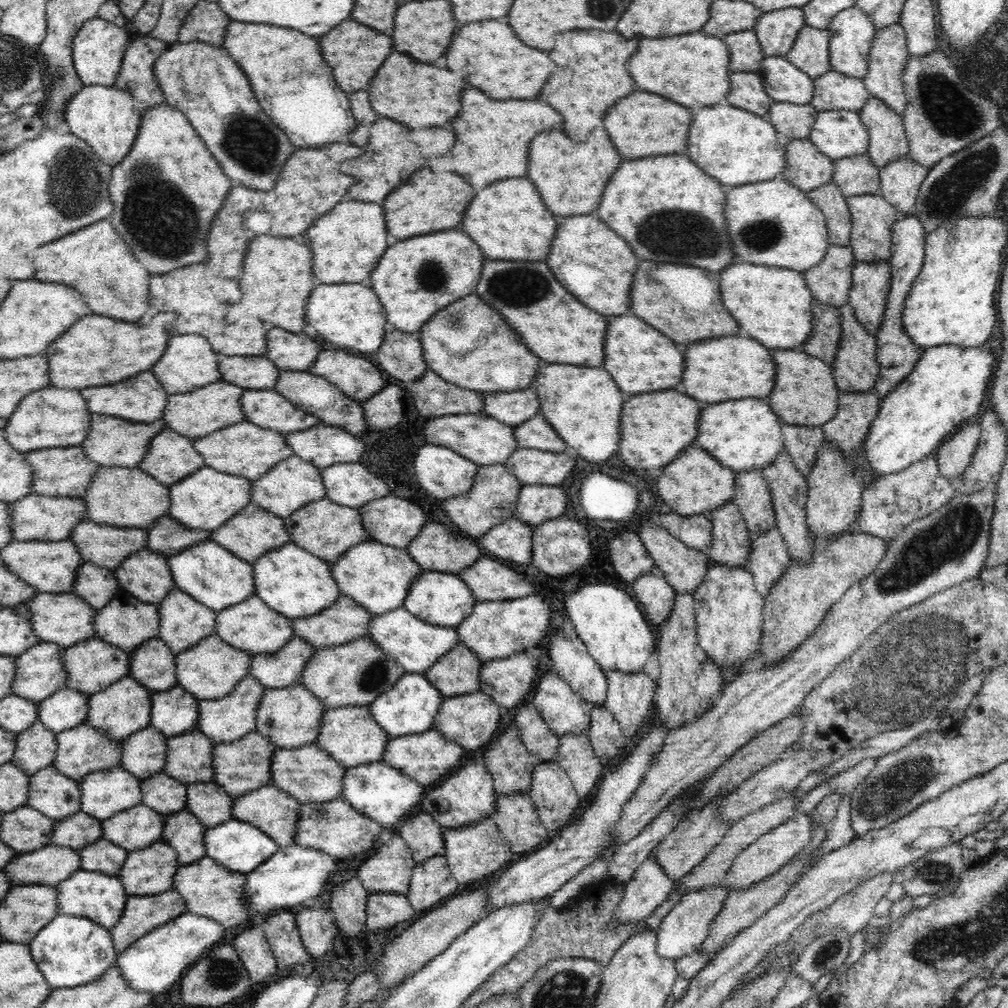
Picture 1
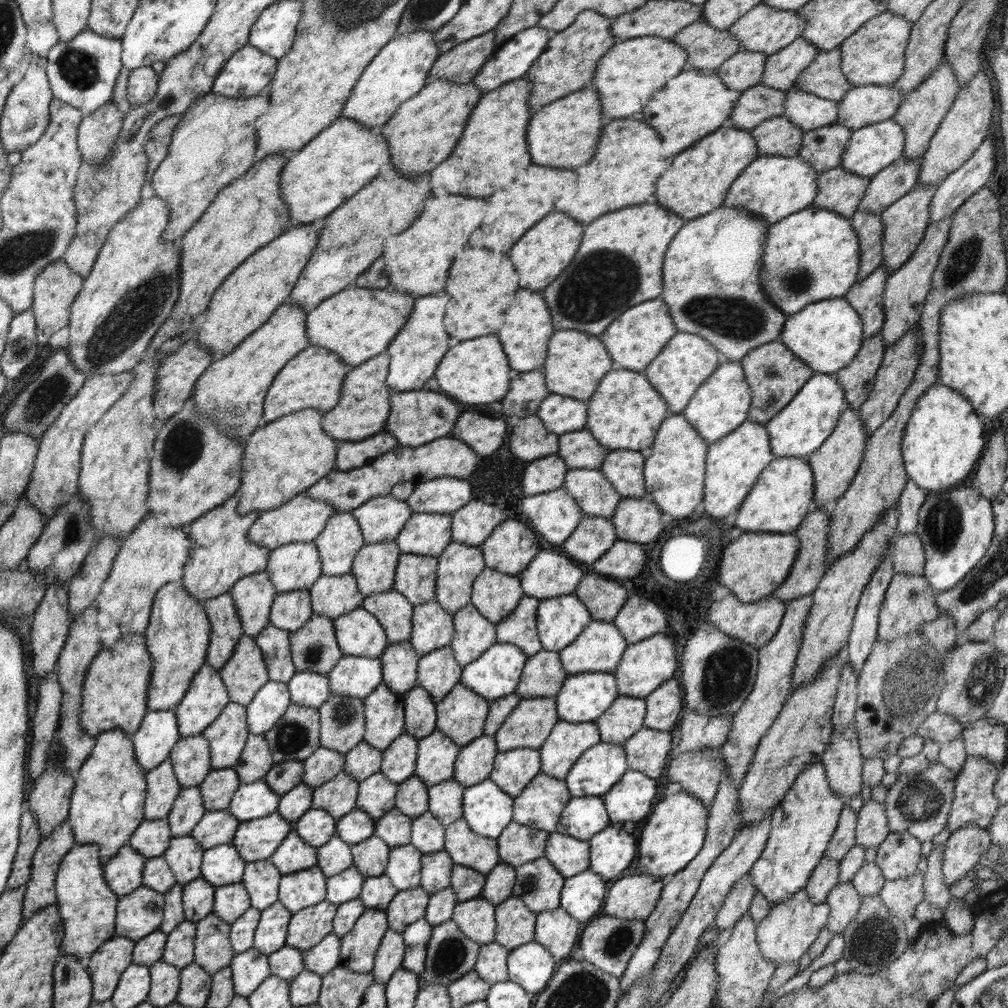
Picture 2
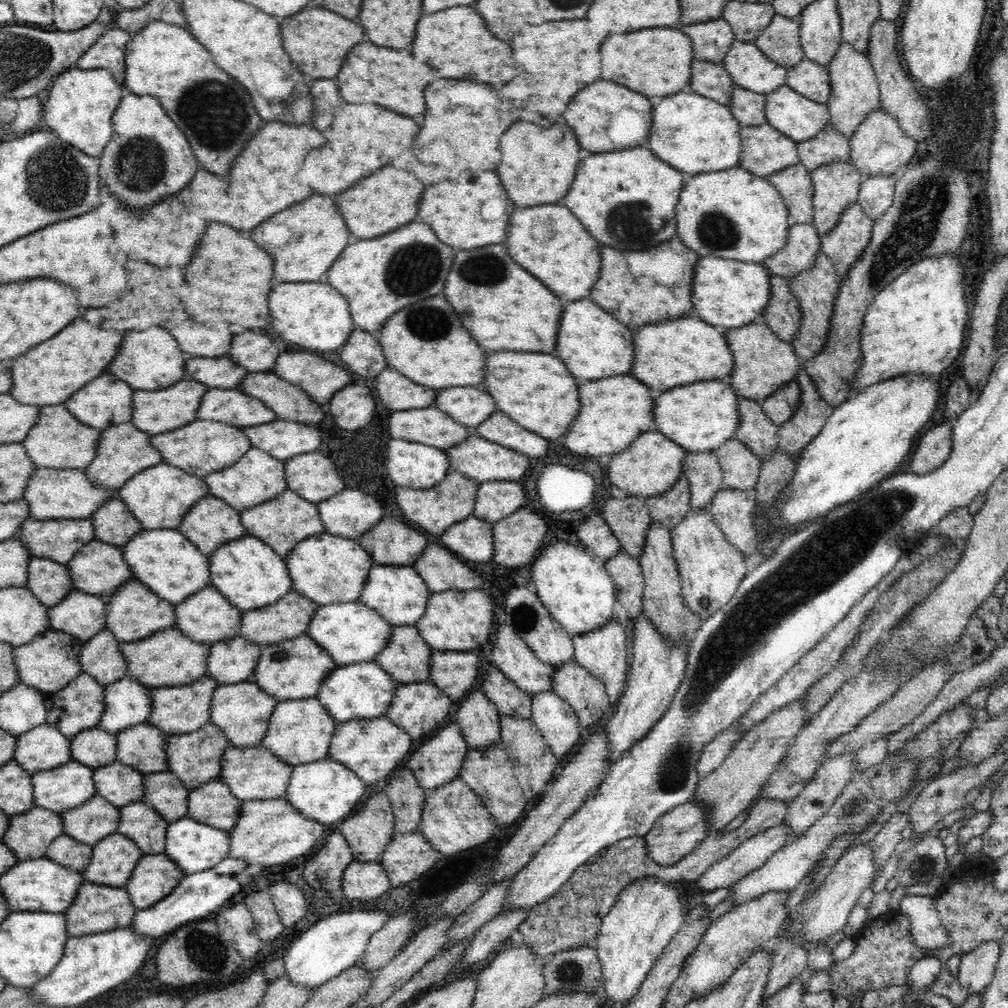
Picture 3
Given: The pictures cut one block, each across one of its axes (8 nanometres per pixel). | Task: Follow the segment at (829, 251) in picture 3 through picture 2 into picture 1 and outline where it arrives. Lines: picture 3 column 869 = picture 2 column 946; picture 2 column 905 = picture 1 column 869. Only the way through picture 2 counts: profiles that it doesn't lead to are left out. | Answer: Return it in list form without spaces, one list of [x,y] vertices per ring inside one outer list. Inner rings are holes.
[[[854,260],[852,264],[849,303],[855,310],[858,322],[875,337],[884,320],[891,280],[892,271],[888,262]]]

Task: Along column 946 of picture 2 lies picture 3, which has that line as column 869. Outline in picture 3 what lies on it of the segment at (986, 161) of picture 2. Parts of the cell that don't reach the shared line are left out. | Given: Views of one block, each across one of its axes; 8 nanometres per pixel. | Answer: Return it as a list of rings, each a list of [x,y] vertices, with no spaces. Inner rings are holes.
[[[889,174],[871,176],[862,181],[858,191],[858,203],[872,222],[892,206],[897,180],[894,174]]]

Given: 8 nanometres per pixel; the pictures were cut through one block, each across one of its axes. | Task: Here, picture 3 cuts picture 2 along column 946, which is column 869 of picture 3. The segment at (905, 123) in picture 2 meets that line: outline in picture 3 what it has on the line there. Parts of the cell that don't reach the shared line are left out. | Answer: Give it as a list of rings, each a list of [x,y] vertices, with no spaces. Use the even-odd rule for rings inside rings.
[[[843,41],[836,49],[833,59],[826,67],[830,75],[832,92],[826,102],[831,126],[844,137],[852,138],[865,117],[882,108],[880,85],[870,61],[864,53],[856,50],[848,41]]]

